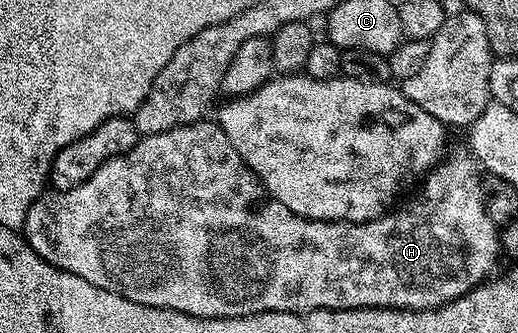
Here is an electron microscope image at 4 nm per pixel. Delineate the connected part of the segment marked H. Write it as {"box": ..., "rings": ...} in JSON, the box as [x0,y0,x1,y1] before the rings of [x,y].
{"box":[22,119,502,317],"rings":[[[205,119],[192,125],[162,131],[158,135],[141,136],[139,143],[130,147],[126,155],[118,155],[102,163],[102,167],[98,167],[98,171],[94,171],[94,175],[90,175],[90,179],[86,179],[78,187],[41,192],[28,209],[22,223],[22,236],[28,246],[55,269],[70,271],[70,275],[78,275],[78,279],[86,279],[86,283],[94,283],[94,287],[114,291],[134,303],[142,303],[155,309],[178,311],[191,317],[252,317],[256,313],[301,314],[315,309],[436,309],[439,305],[466,295],[481,281],[489,280],[496,260],[502,257],[498,226],[491,221],[483,205],[482,173],[477,162],[468,155],[450,157],[441,160],[423,178],[424,186],[422,181],[415,190],[416,198],[405,209],[393,208],[383,217],[366,223],[311,221],[294,215],[290,207],[282,207],[278,199],[270,196],[264,190],[264,184],[254,175],[254,171],[246,167],[242,155],[234,151],[230,139],[226,139],[226,131],[222,131],[222,127],[215,120]]]}

